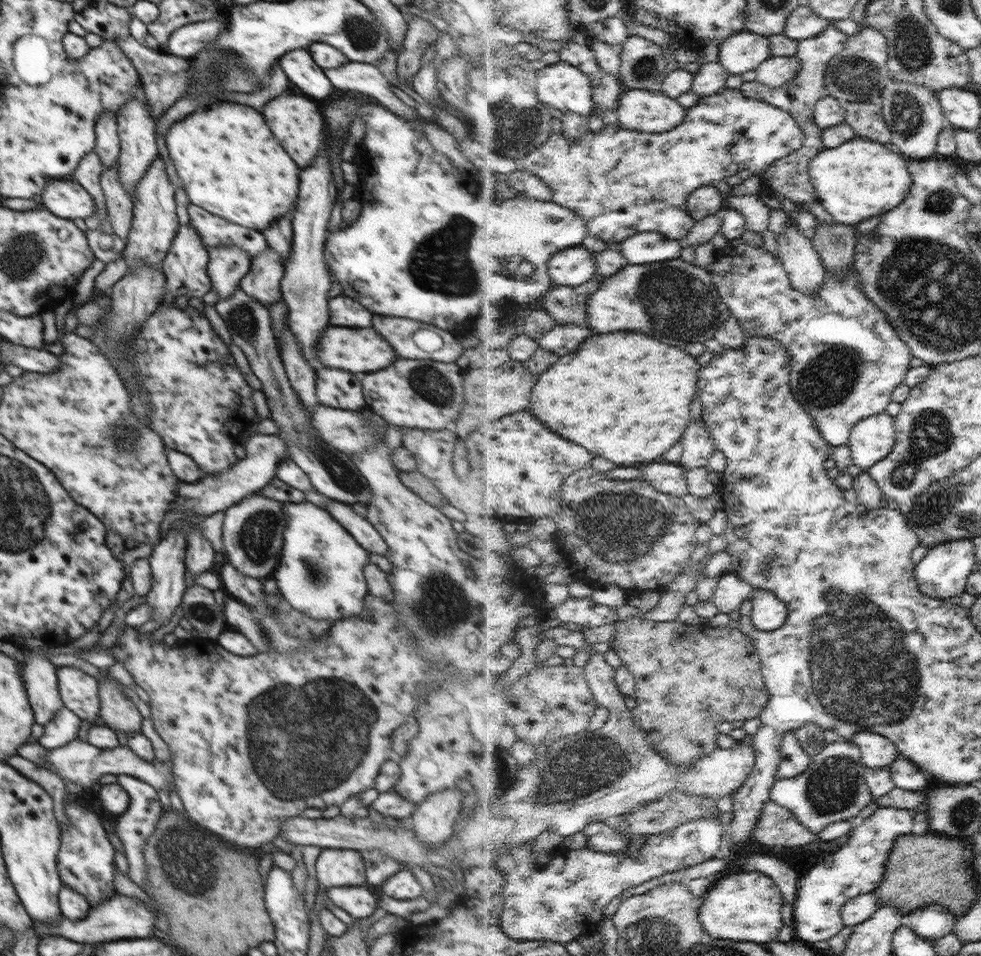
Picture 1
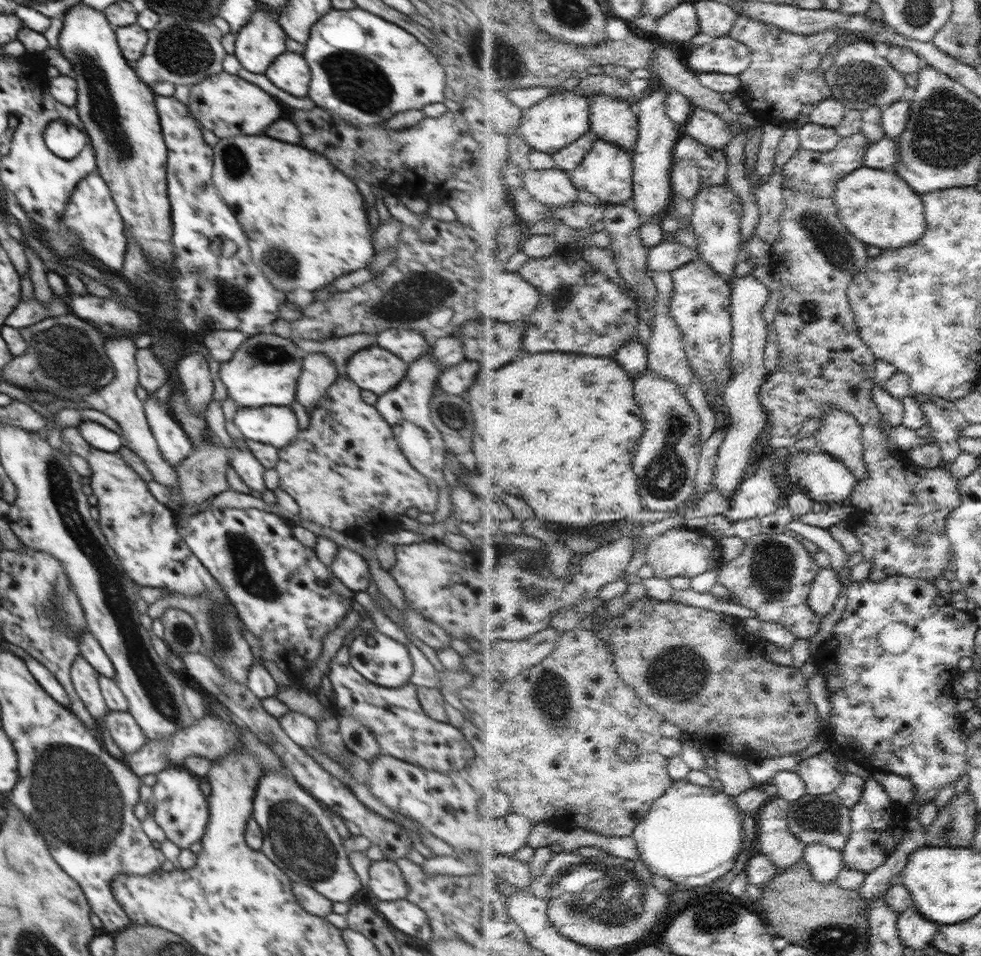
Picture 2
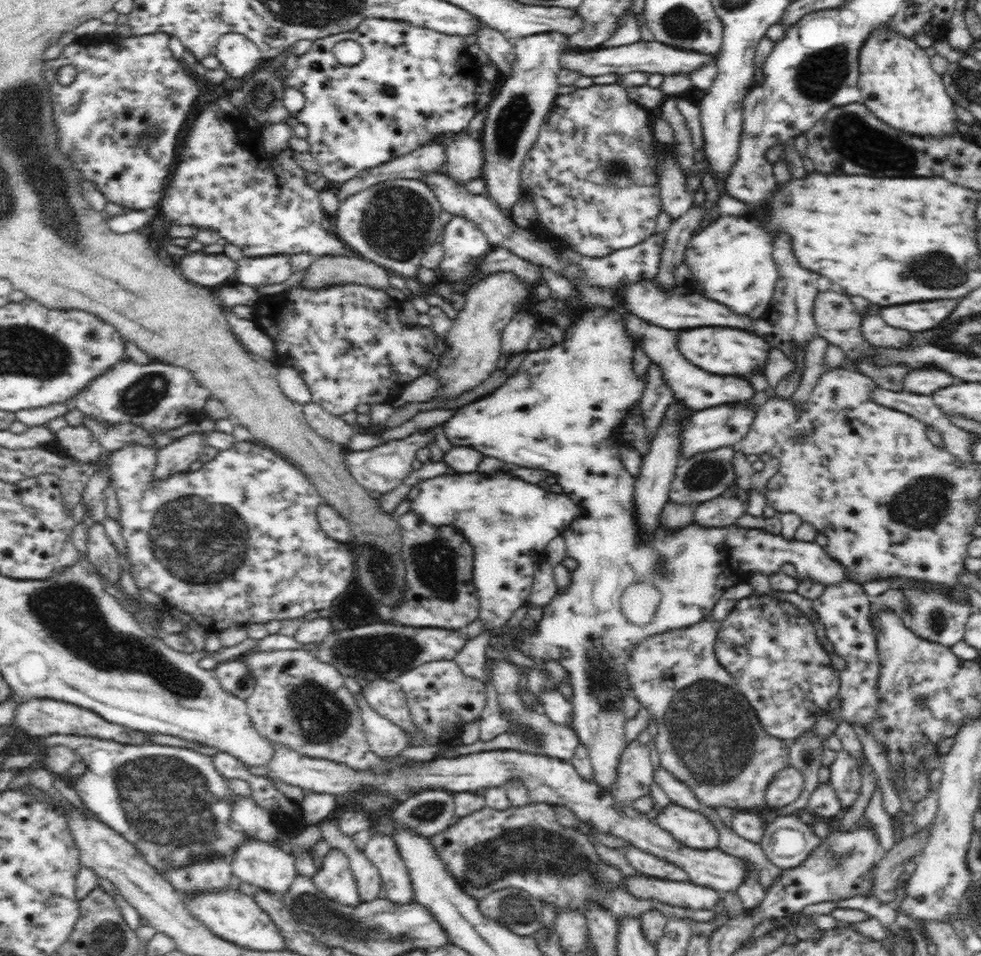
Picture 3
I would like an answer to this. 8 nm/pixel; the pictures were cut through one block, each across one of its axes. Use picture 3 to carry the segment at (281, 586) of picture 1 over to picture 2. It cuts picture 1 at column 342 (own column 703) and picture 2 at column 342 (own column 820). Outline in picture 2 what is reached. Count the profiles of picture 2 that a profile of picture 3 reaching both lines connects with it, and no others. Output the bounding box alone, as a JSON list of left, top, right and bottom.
[331,546,370,592]

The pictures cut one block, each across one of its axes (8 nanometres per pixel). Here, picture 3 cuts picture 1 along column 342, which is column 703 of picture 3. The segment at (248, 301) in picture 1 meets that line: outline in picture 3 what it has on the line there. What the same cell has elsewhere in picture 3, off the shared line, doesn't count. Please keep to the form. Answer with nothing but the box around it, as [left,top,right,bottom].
[669,446,735,504]

